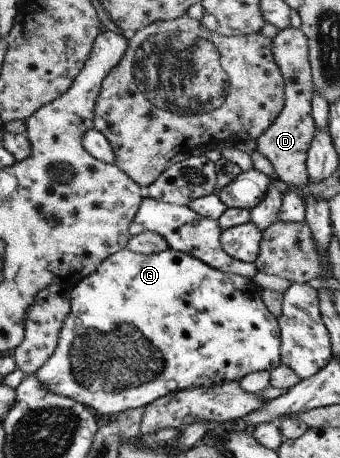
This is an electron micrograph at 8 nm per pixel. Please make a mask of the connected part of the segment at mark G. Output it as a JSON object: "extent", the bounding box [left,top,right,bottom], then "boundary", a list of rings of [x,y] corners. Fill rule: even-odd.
{"extent":[34,247,280,417],"boundary":[[[124,247],[109,255],[90,275],[69,284],[69,312],[64,318],[57,337],[57,346],[49,358],[34,373],[39,382],[49,391],[69,397],[80,405],[95,409],[96,413],[108,417],[118,415],[128,408],[142,408],[151,401],[170,392],[186,388],[210,387],[224,382],[237,382],[250,372],[270,371],[280,364],[279,327],[275,318],[261,300],[261,289],[252,281],[236,274],[224,273],[184,252],[167,250],[155,254],[137,254]]]}

